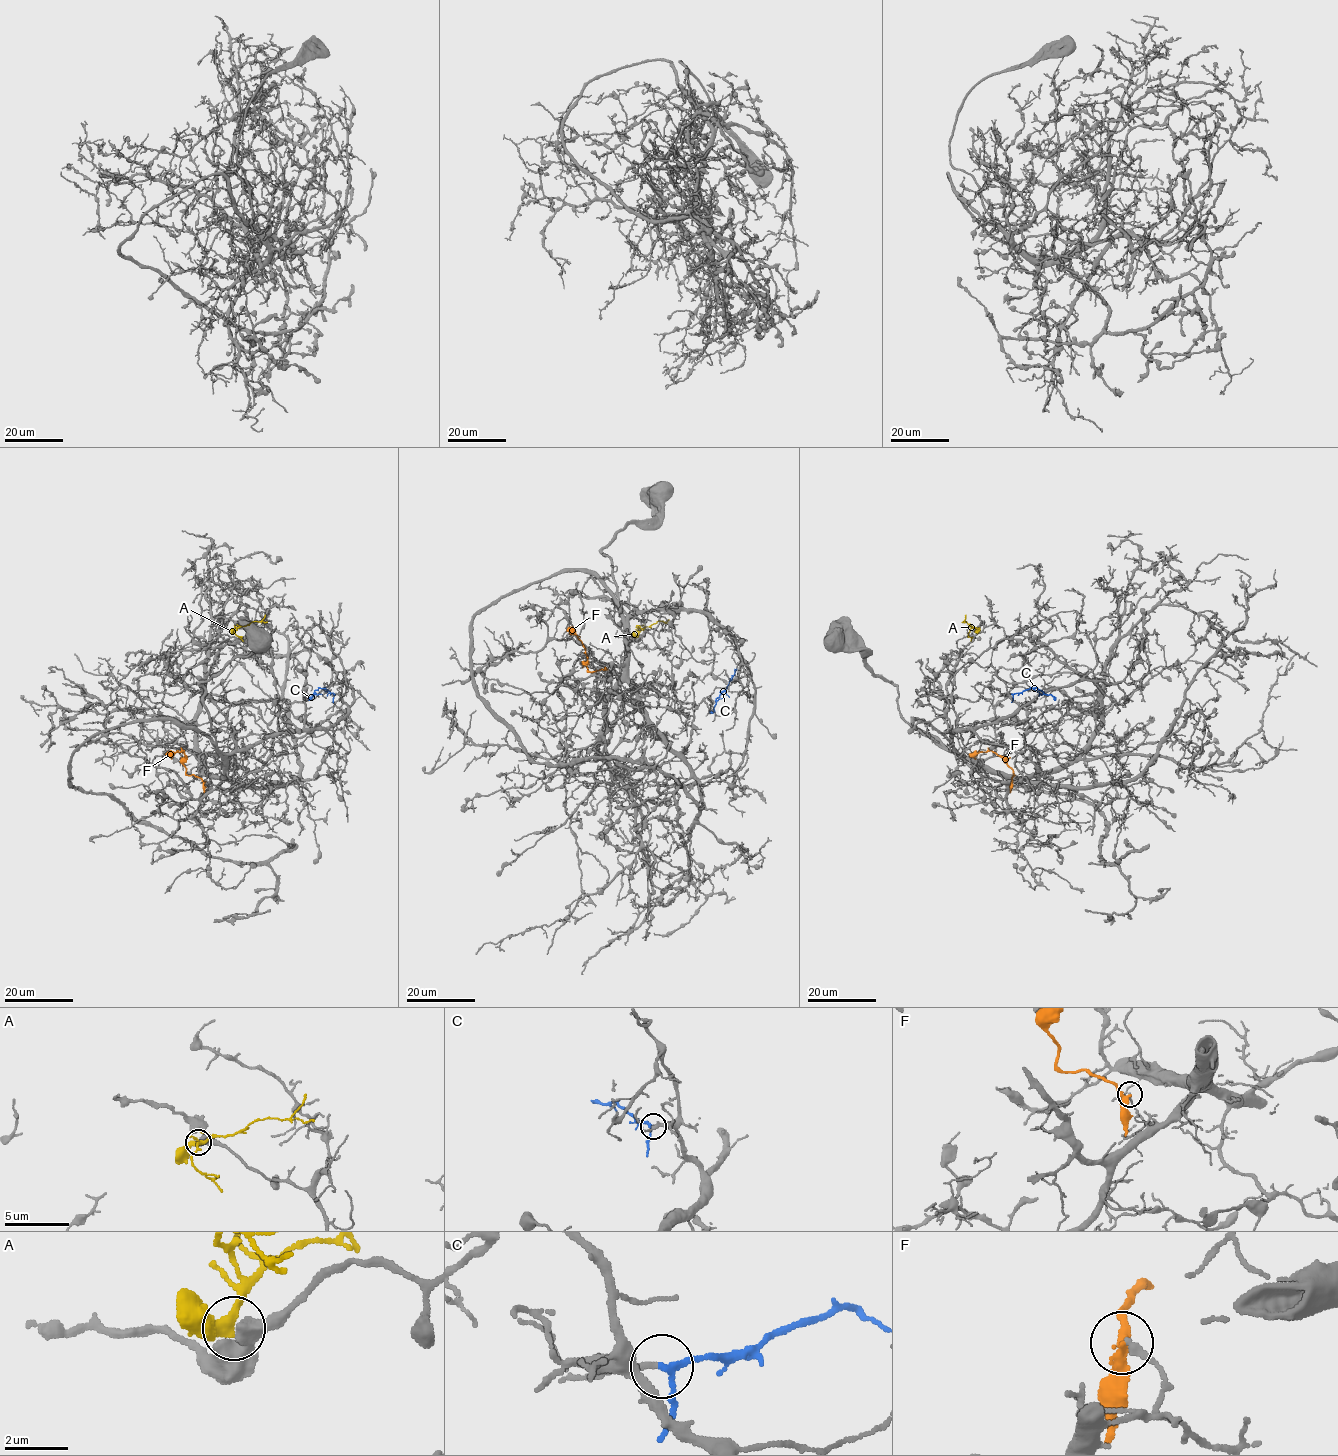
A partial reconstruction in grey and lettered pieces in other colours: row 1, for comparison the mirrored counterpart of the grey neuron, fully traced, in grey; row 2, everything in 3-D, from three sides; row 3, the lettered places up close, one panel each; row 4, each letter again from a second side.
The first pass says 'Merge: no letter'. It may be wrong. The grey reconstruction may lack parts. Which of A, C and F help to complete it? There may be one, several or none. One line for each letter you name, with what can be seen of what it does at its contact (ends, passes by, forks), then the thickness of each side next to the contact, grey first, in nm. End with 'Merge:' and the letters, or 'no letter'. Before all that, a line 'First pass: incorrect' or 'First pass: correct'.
First pass: incorrect
C: it passes by; calibres 180 and 180 nm
Merge: C

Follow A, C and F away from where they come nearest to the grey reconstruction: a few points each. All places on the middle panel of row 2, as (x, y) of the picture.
A: (638, 636), (643, 628), (653, 623), (660, 621), (667, 623)
C: (736, 669), (710, 712)
F: (607, 669), (589, 671), (584, 646), (568, 627)

